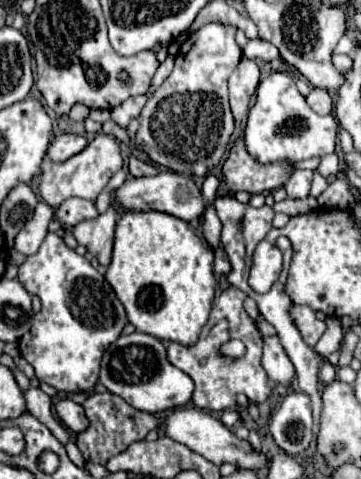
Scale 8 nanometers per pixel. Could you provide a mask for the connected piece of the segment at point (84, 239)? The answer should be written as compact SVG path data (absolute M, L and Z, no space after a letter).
M110 207L94 219L86 219L74 227L74 237L78 245L84 245L100 265L108 265L112 257L112 239L116 227L116 211Z

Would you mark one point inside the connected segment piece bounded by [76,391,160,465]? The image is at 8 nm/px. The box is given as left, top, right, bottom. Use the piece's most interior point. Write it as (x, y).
(114, 425)

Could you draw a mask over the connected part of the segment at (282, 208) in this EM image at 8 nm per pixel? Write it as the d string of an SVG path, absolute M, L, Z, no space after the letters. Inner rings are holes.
M309 196L305 199L290 199L287 198L281 202L275 203L273 206L275 213L285 213L290 217L308 213L319 209L319 204L316 198Z

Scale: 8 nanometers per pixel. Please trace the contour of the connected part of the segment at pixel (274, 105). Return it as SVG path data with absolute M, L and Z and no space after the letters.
M270 73L260 81L256 103L250 109L248 125L244 131L246 149L256 161L268 165L324 157L334 153L336 135L338 123L334 115L318 115L316 111L312 111L306 99L298 93L296 83L288 73Z

